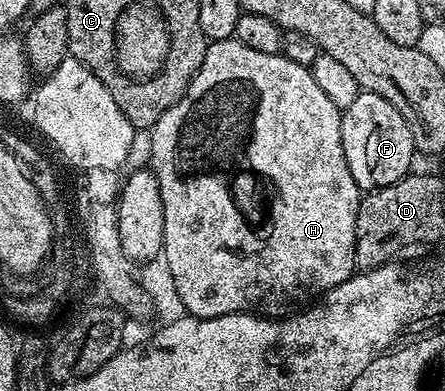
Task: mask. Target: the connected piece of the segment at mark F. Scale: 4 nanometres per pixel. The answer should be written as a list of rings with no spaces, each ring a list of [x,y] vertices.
[[[361,92],[357,96],[357,100],[353,100],[353,104],[349,104],[347,110],[342,111],[343,119],[341,120],[341,144],[345,148],[345,160],[349,164],[349,172],[353,172],[353,180],[359,185],[360,191],[370,192],[373,190],[380,190],[382,186],[388,186],[394,182],[399,182],[406,178],[409,171],[412,169],[411,157],[416,157],[417,151],[415,148],[415,141],[411,135],[411,128],[407,121],[401,116],[401,112],[393,104],[389,104],[389,100],[385,100],[381,96],[370,92]]]

